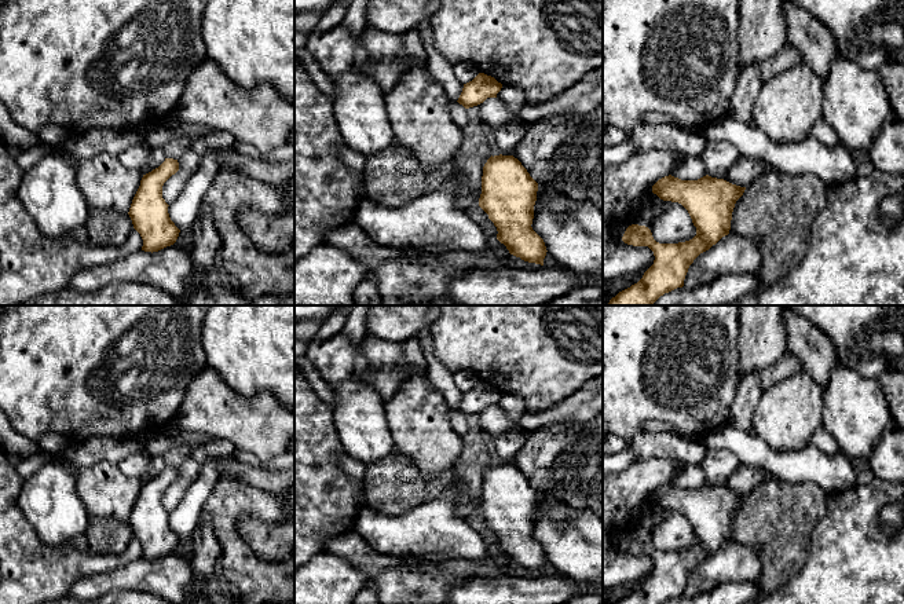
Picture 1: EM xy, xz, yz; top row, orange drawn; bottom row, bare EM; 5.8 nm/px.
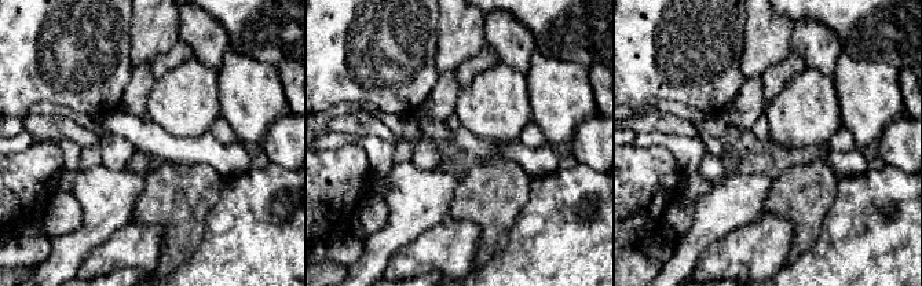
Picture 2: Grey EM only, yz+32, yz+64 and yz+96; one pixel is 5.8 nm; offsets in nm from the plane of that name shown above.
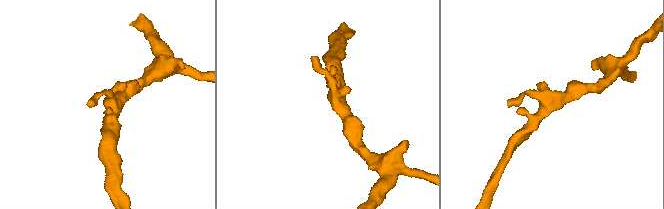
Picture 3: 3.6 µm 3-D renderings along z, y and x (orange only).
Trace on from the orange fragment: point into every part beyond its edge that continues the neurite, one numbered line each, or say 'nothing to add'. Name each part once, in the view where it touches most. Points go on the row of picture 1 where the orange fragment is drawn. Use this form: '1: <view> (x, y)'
nothing to add

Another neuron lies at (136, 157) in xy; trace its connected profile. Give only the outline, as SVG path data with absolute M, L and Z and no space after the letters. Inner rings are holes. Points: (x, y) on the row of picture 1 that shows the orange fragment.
M147 143L144 144L135 144L132 147L128 147L124 150L118 160L128 168L128 169L136 169L142 173L144 173L150 154L153 151L153 147L150 147Z

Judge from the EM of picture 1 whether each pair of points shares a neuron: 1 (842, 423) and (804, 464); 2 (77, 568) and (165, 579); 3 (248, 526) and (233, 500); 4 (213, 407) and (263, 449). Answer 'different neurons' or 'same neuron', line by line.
1: different neurons
2: different neurons
3: different neurons
4: same neuron

